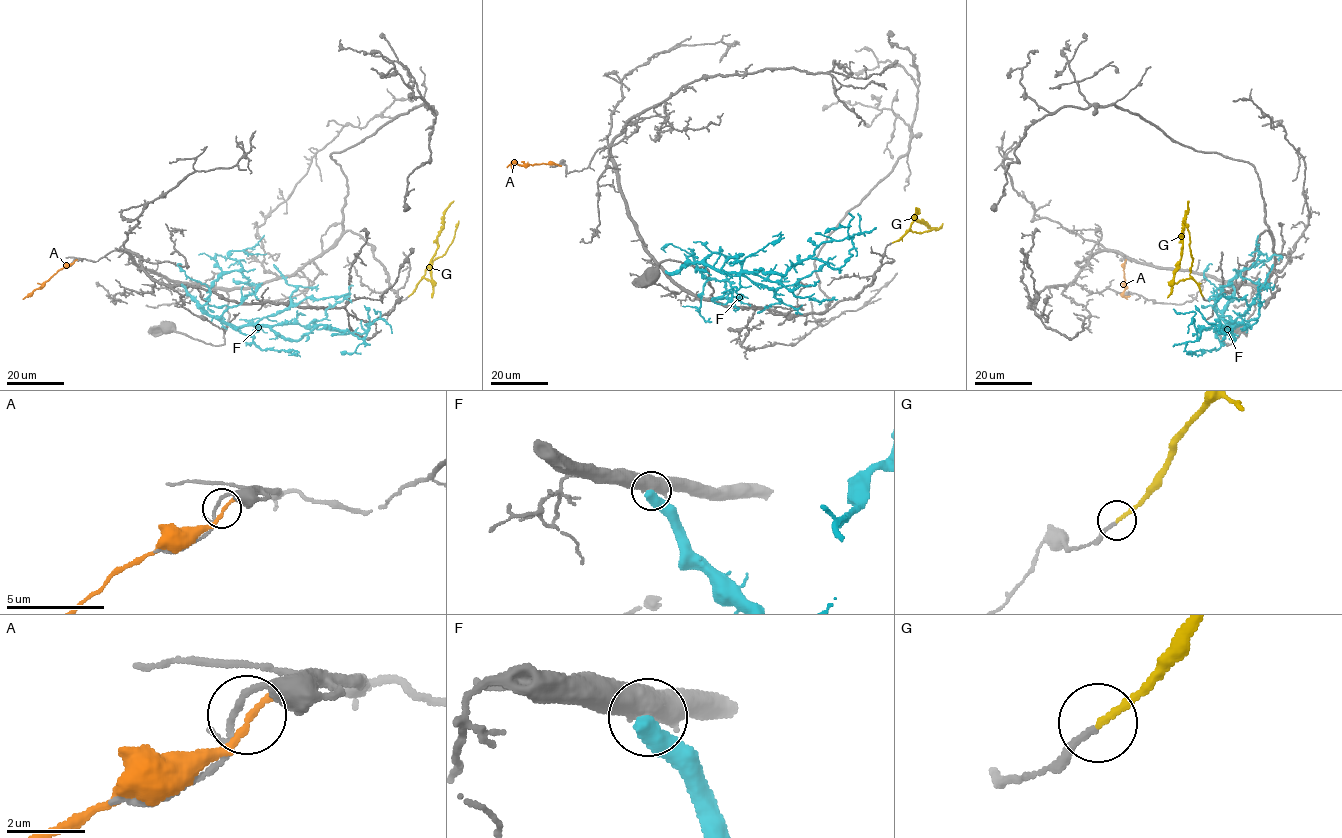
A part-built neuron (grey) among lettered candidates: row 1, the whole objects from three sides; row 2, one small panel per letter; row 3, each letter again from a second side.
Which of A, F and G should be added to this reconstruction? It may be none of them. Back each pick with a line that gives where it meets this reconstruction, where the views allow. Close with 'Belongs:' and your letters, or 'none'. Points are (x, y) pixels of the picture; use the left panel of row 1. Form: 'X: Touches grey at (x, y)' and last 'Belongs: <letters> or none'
G: Touches grey at (408, 296)
Belongs: G

